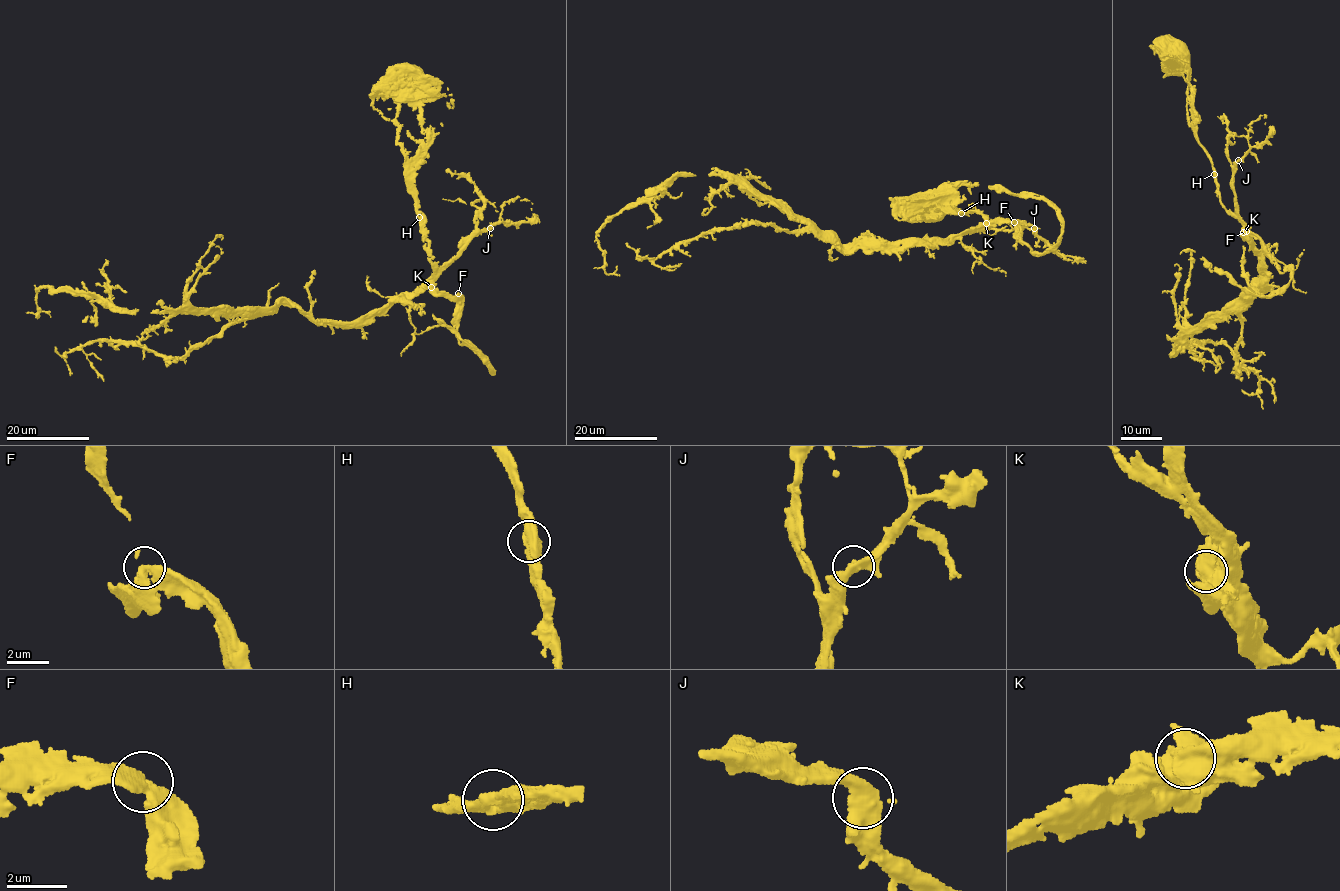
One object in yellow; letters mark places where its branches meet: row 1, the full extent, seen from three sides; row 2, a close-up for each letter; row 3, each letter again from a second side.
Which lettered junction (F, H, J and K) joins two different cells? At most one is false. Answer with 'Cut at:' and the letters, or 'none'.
Cut at: none

